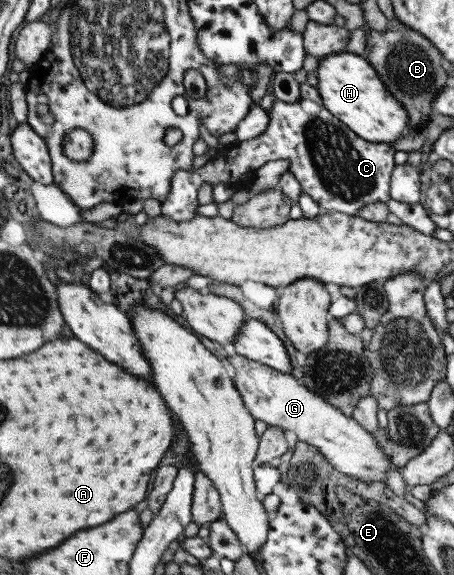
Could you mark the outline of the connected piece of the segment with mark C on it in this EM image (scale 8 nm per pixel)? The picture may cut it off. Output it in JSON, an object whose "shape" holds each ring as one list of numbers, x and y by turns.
{"shape":[[299,84,300,95,297,98,297,102,281,102,281,100,275,100,272,103,272,106,265,110,269,113,269,124,267,124,267,128,265,128,265,132,263,134,258,134,256,137,250,138,249,140,244,140,243,142,238,142,235,144,233,148,227,150,225,154,218,154,207,161,204,165,197,169,191,170,191,172,187,172,187,170,176,170,171,176,171,182,169,182,169,194,167,194,167,198,160,203,161,214,165,216,165,218,169,218,169,220,173,220,173,222,189,222,189,220,193,220,195,216,197,216,197,190,199,190,199,186,201,184,209,184,209,186,215,186,215,184,223,184,224,186,229,186,229,188,235,190,237,187,241,189,249,189,248,185,251,185,253,181,253,177,255,174,255,170,259,170,263,164,267,162,273,162,275,160,287,160,287,172,291,172,293,174,293,178,297,180,300,184,300,189,302,192,305,192,307,196,311,197,313,202,317,203,317,206,323,212,329,213,343,213,349,216,355,216,357,214,357,210,363,208,365,204,369,204,369,202,387,202,390,199,388,193,388,184,390,179,391,171,393,167,396,165,395,160,393,160,394,148,386,143,371,143,366,142,365,139,359,138,353,131,349,130,345,124,343,124,340,120,337,120,325,107,323,107,323,101,321,101,321,97,319,97,318,91,313,86,309,86,309,84]]}

